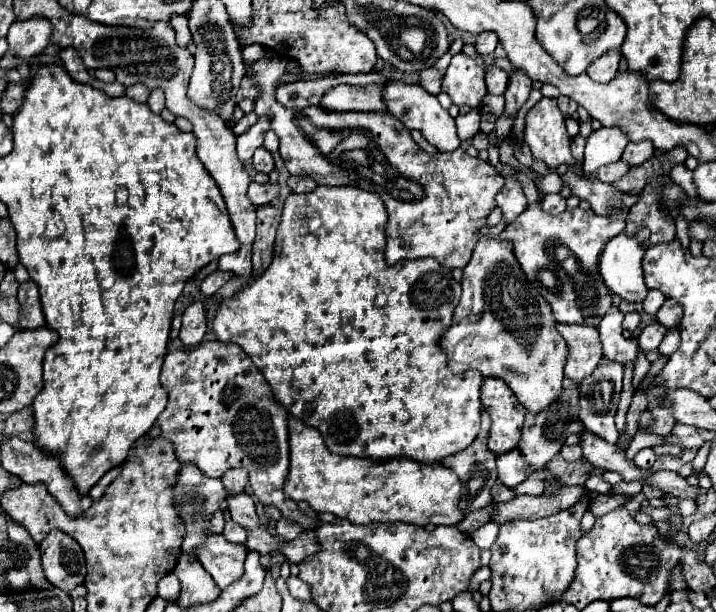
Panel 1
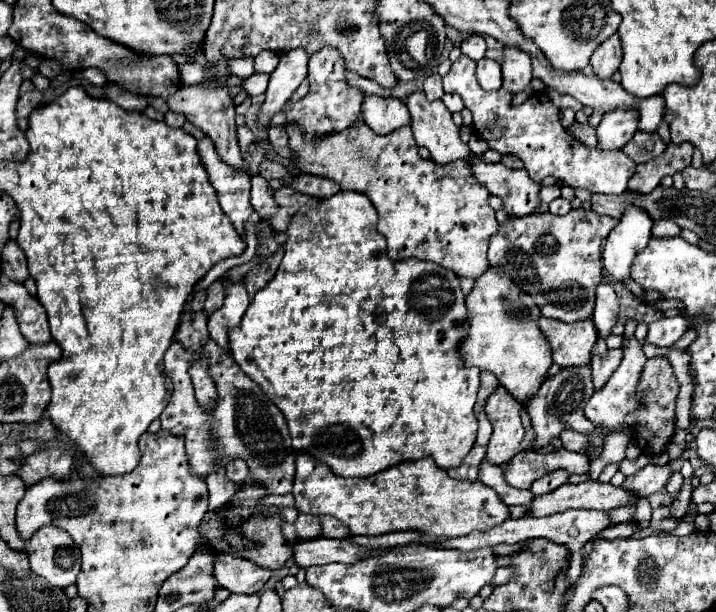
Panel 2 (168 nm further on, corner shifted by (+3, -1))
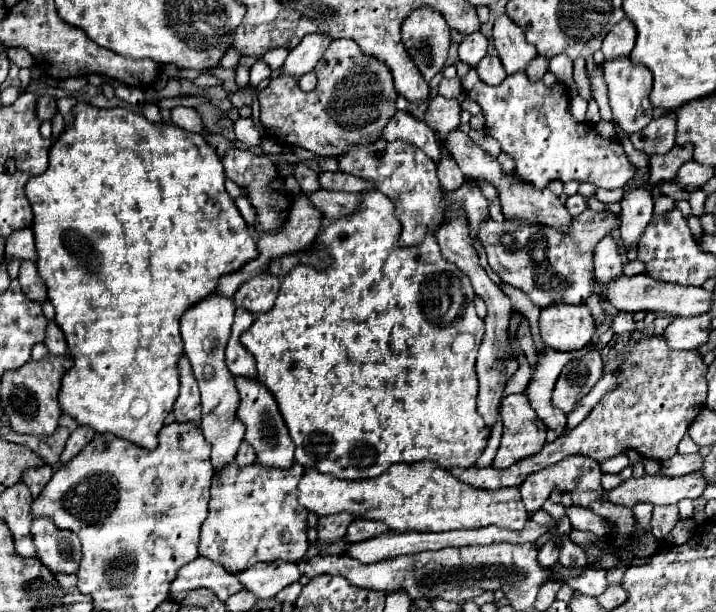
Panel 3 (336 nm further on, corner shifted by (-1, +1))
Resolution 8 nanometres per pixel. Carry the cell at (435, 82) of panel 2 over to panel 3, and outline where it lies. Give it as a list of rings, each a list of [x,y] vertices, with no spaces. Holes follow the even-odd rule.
[[[456,76],[456,78],[452,78],[452,80],[442,80],[440,82],[440,88],[438,88],[438,92],[442,94],[442,96],[446,96],[446,98],[458,98],[460,94],[462,94],[462,84],[460,84],[460,78]]]

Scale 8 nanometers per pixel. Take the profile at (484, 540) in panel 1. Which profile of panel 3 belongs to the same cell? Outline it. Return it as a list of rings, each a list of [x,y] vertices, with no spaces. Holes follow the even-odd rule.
[[[564,536],[560,546],[560,564],[564,568],[580,568],[588,566],[588,558],[584,558],[584,550],[576,546],[568,536]]]

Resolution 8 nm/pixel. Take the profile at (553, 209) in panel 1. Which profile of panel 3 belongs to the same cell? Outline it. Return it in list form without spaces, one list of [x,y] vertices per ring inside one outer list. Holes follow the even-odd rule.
[[[574,194],[574,196],[568,196],[568,202],[566,202],[566,208],[572,216],[578,216],[586,210],[586,198],[582,194]]]

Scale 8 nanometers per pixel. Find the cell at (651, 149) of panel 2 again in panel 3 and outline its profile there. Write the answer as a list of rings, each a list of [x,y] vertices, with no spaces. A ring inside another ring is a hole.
[[[676,114],[660,116],[652,120],[644,130],[630,134],[630,142],[636,150],[642,150],[646,154],[666,154],[674,146],[674,134],[676,134]]]

